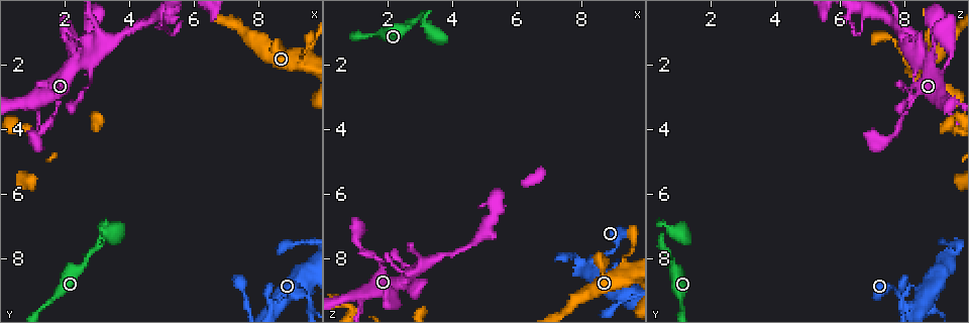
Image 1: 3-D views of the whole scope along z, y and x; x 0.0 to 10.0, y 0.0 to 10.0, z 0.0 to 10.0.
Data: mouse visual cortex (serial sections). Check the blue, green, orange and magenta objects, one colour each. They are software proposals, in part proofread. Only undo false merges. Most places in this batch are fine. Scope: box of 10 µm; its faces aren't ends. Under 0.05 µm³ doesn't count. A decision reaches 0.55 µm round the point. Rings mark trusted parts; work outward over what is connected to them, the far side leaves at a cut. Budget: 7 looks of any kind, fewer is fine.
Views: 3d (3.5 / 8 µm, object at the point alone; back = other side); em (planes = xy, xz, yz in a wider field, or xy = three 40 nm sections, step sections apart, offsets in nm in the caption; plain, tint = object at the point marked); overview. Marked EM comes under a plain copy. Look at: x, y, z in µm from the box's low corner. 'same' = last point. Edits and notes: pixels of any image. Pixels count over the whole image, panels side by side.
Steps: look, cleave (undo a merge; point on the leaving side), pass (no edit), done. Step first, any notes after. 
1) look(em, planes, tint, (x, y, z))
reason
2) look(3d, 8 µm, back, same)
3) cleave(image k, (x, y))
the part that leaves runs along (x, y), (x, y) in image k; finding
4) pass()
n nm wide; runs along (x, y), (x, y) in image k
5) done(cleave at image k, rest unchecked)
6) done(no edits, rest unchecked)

look(3d, 8 µm, (3.05, 1.65, 8.30))
calibre changes

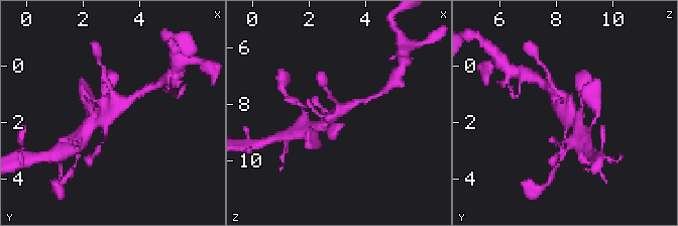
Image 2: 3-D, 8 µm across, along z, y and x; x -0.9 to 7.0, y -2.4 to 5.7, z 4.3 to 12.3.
look(3d, 3.5 µm, same)

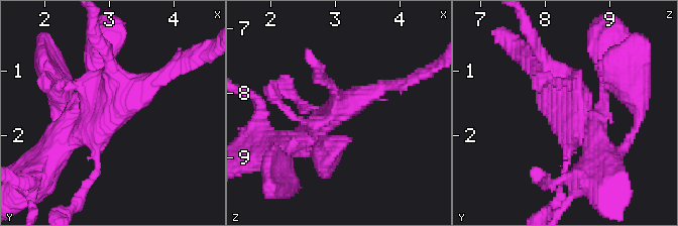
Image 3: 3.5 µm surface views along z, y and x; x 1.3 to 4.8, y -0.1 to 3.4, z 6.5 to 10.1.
pass()
4 arms; runs along (63, 144), (165, 73) in image 3; one cell here

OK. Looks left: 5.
look(em, xy, step 1, tint, (9.30, 1.70, 7.95))

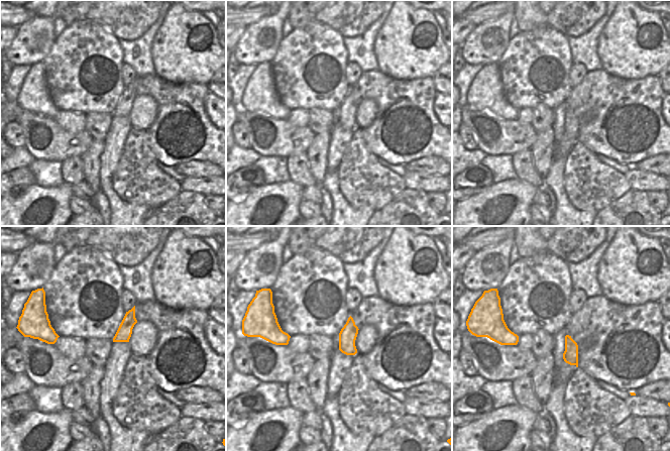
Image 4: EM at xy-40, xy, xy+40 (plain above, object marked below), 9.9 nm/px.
look(3d, 3.5 µm, same)
wider look

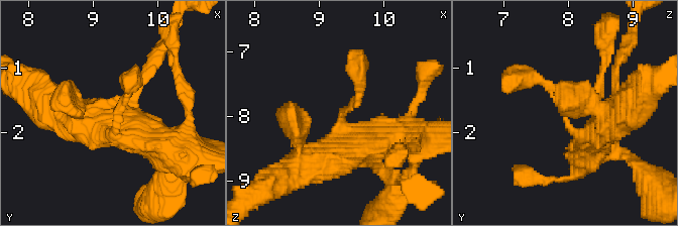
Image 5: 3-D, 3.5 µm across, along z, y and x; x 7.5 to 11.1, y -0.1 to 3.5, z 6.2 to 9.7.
pass()
runs along (610, 122), (520, 76) in image 5; all the same cell

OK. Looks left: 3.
look(3d, 8 µm, (8.45, 9.40, 8.05))

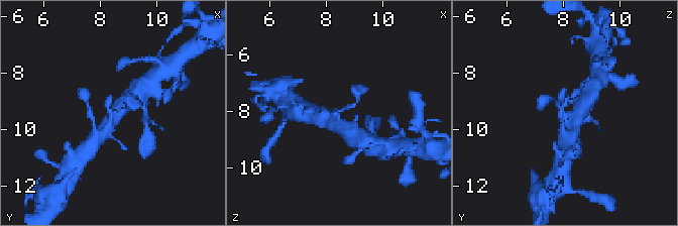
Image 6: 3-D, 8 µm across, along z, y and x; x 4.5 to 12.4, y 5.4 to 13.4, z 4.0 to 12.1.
look(em, xy, step 3, tint, same)

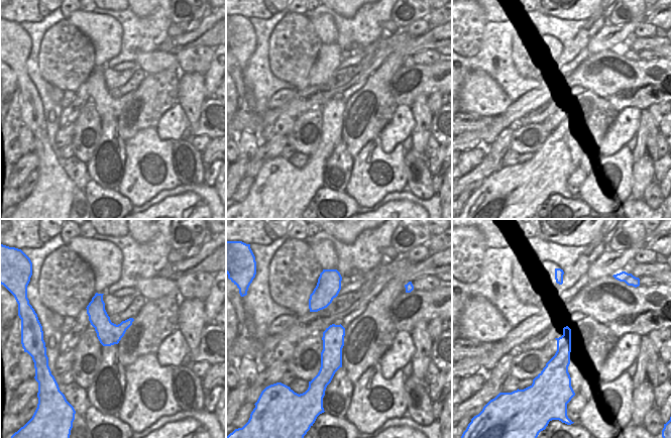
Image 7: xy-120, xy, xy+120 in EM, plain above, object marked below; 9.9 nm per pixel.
pass()
220 nm wide; runs along (339, 327), (321, 381) in image 7; one cell here

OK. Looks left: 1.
done(no edits, rest unchecked)

